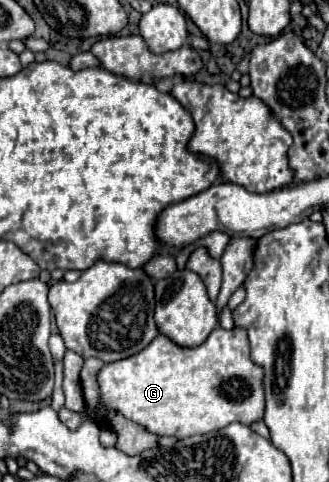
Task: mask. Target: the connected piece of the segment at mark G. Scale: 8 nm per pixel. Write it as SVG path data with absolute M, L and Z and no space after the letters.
M217 327L205 343L197 345L197 347L181 347L177 343L173 343L169 337L165 335L157 335L143 351L139 351L137 355L131 355L127 359L121 359L121 361L115 361L115 363L109 363L101 369L97 381L101 385L101 403L105 403L109 409L115 409L119 413L123 413L127 419L147 427L149 431L157 433L157 435L175 435L179 439L185 439L185 437L191 437L191 435L203 435L203 433L209 433L209 431L217 431L221 427L227 427L229 423L233 421L239 421L239 423L245 423L245 425L251 425L255 421L261 421L263 419L263 413L265 413L265 387L263 387L263 379L265 379L265 371L261 371L261 367L257 367L257 363L253 363L251 355L249 355L249 337L245 335L245 329L243 327L233 327L233 329L223 329L223 327Z

